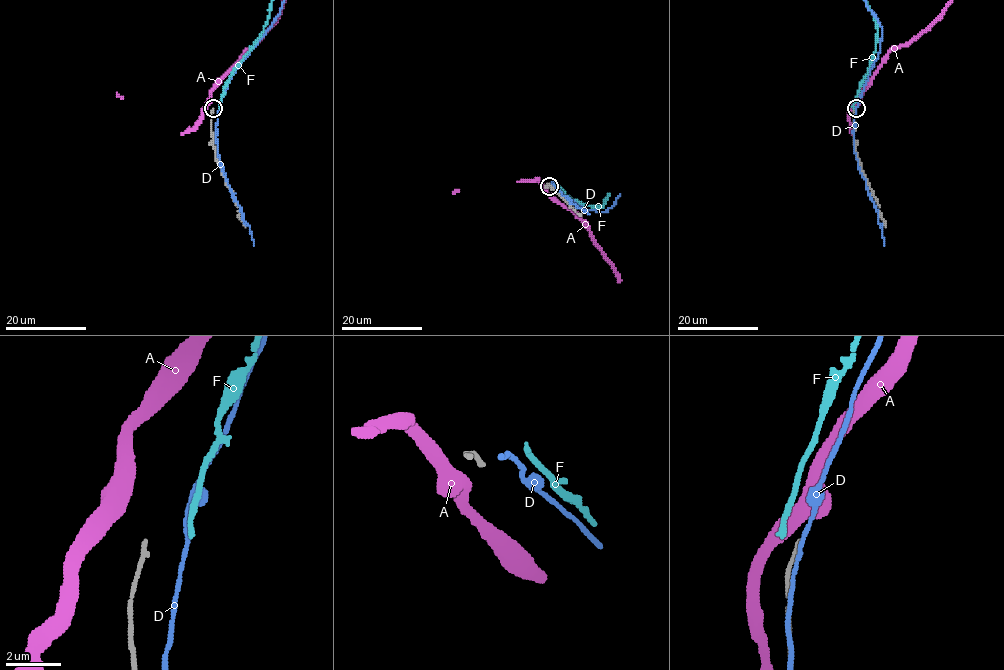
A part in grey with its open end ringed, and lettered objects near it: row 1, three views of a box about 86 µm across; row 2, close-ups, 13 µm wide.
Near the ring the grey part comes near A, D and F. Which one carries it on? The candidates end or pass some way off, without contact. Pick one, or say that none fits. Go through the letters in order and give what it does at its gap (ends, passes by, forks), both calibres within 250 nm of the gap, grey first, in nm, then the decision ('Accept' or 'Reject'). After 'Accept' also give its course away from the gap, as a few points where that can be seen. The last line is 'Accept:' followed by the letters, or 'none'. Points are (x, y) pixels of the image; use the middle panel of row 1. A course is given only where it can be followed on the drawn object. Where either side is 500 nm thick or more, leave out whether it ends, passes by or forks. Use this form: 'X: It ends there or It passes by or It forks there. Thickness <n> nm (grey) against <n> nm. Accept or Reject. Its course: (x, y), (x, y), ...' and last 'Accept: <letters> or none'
A: Thickness 140 nm (grey) against 550 nm. Reject
D: It passes by. Thickness 140 nm (grey) against 130 nm. Reject
F: It ends there. Thickness 140 nm (grey) against 160 nm. Reject
Accept: none

